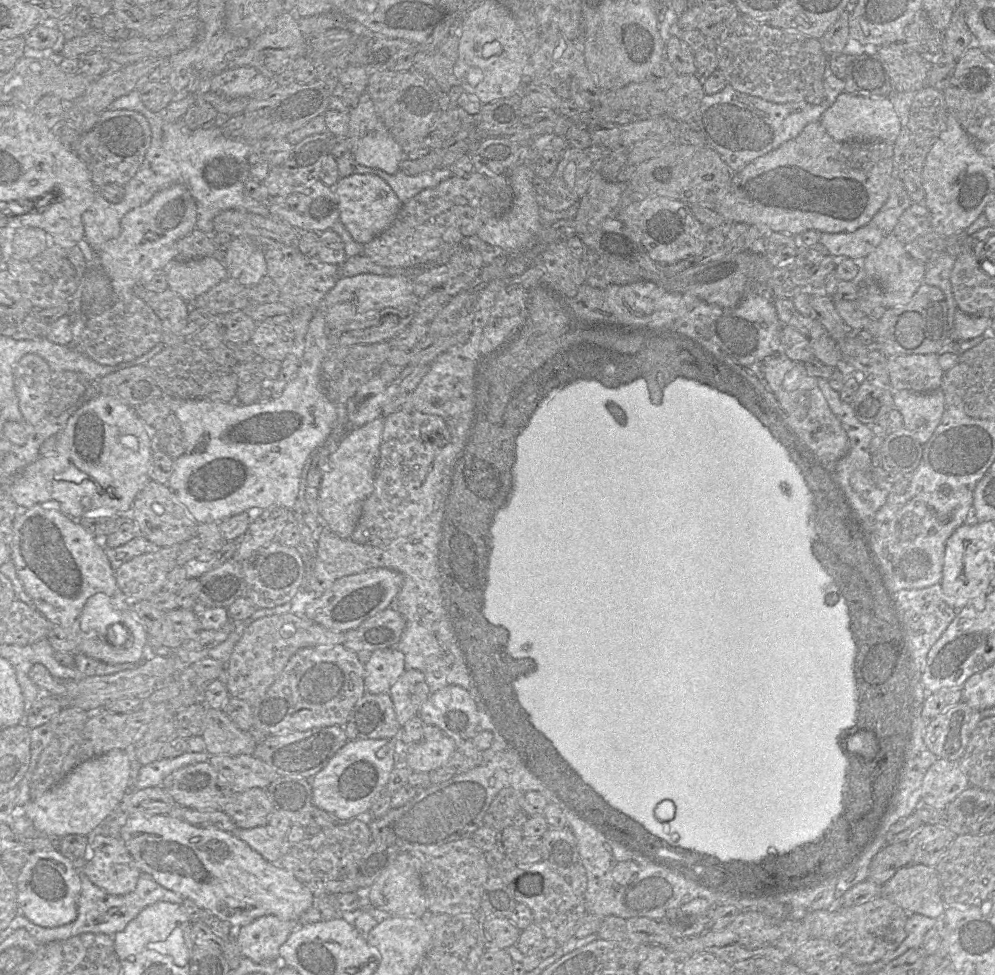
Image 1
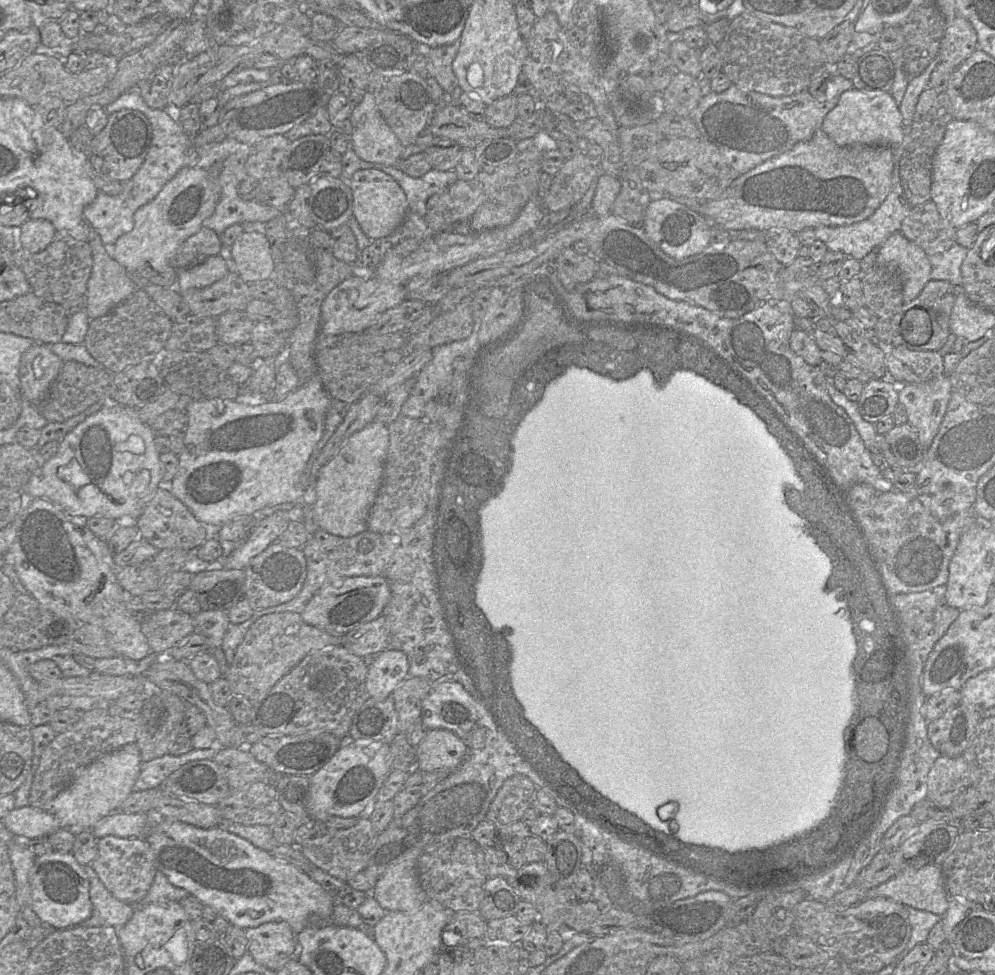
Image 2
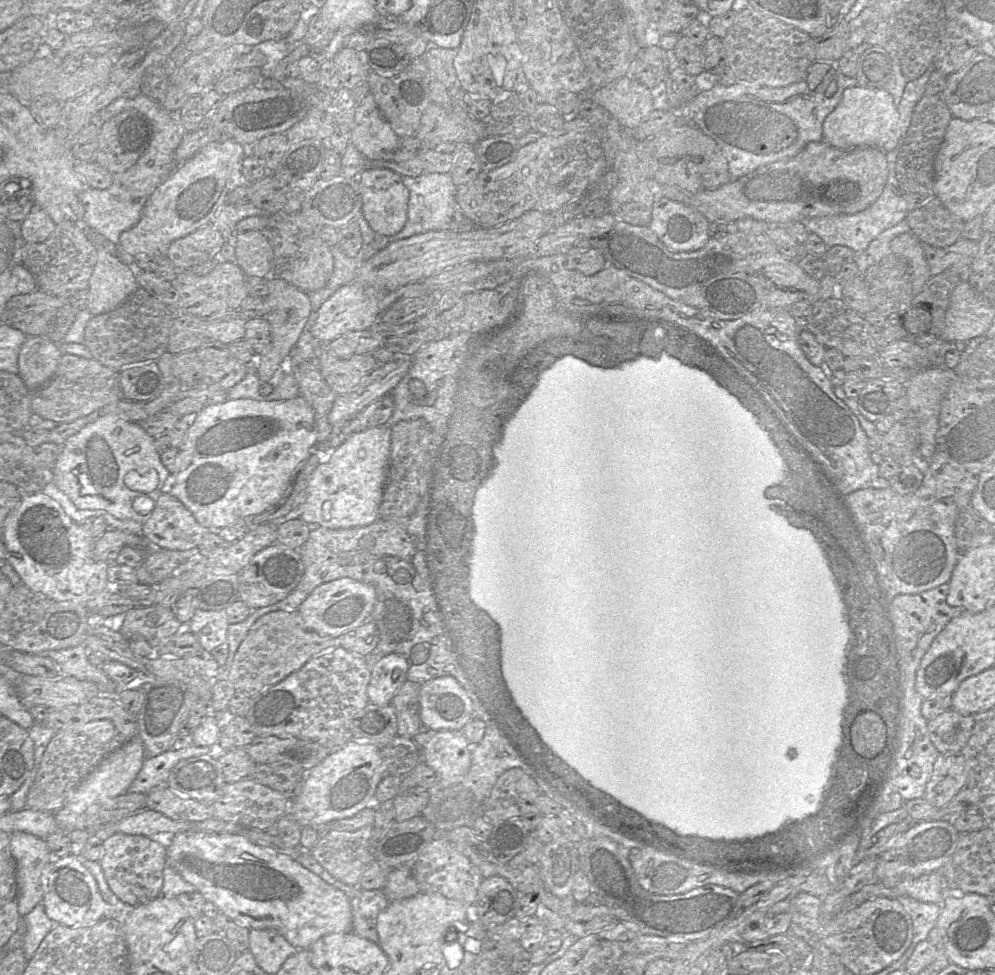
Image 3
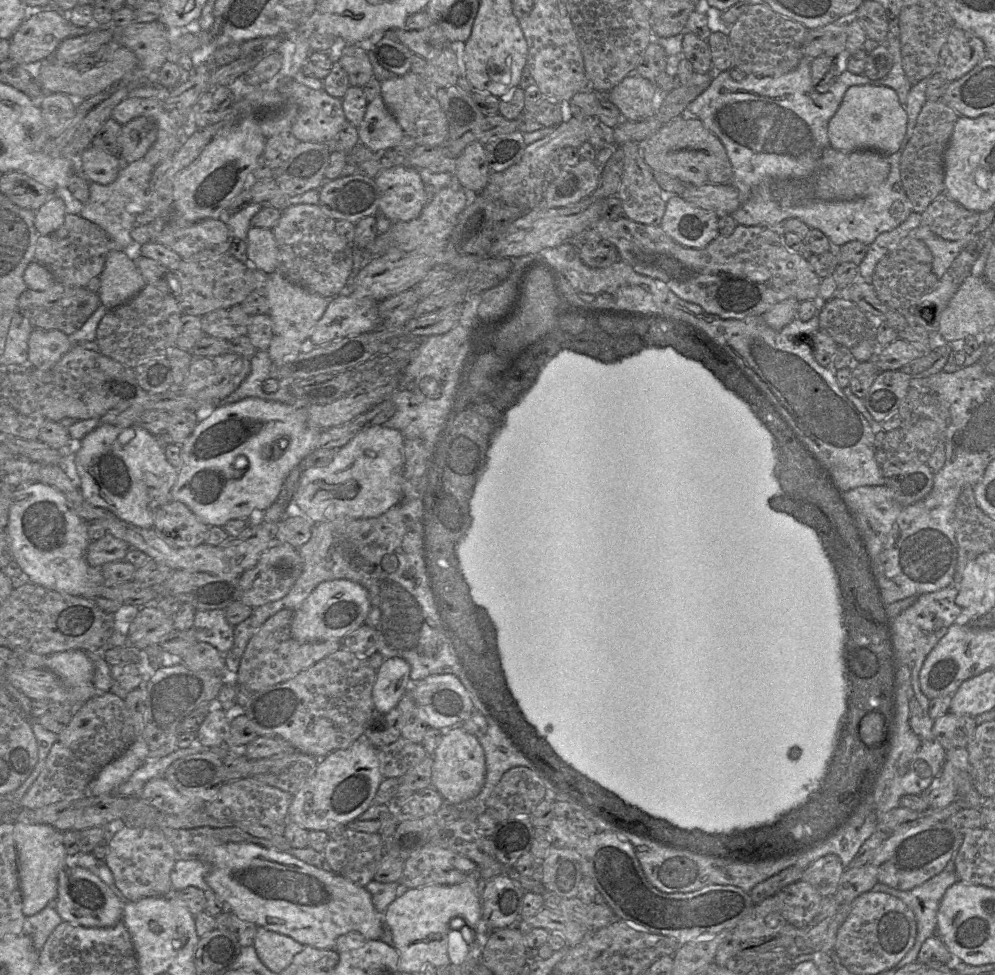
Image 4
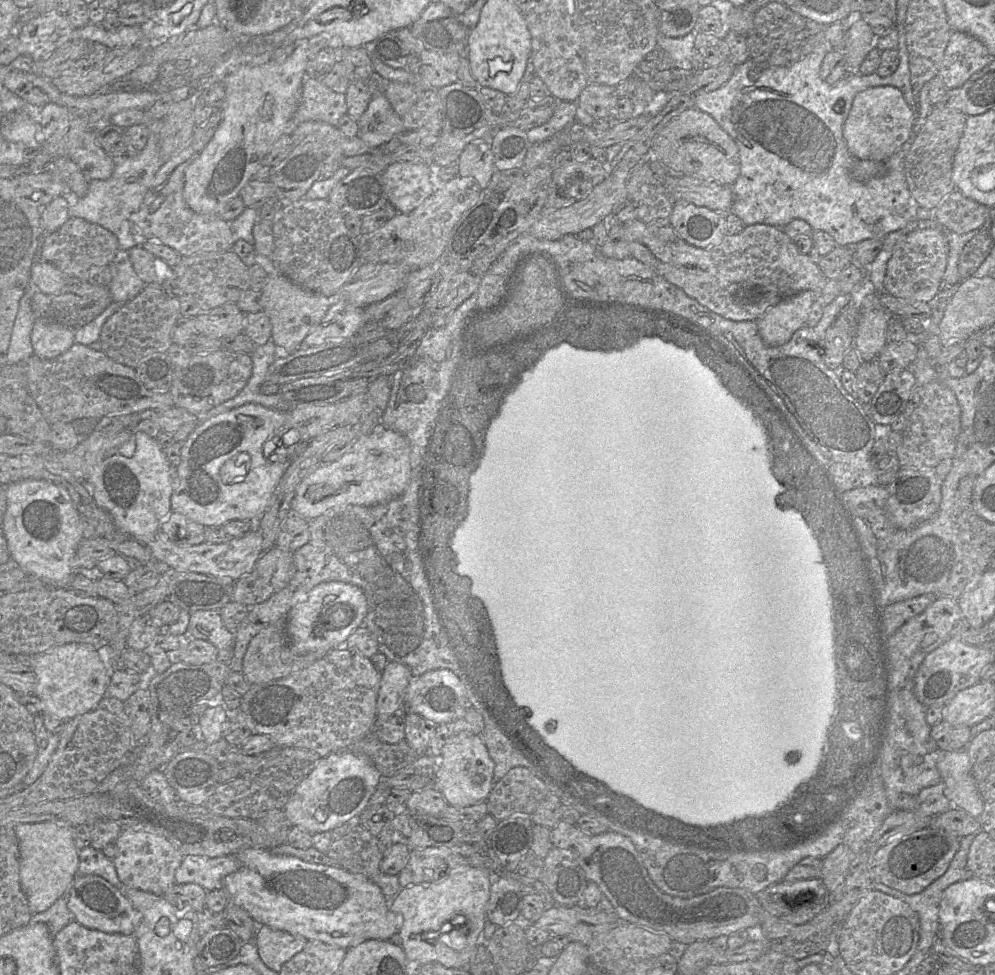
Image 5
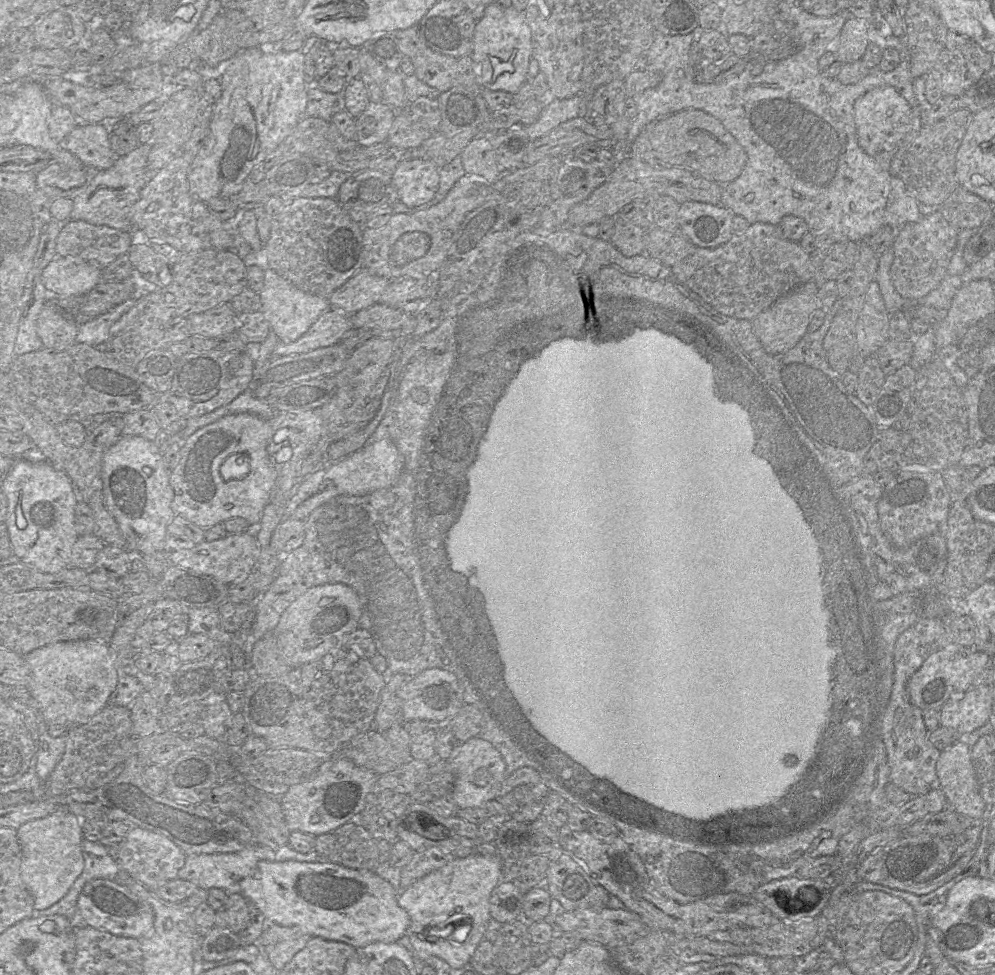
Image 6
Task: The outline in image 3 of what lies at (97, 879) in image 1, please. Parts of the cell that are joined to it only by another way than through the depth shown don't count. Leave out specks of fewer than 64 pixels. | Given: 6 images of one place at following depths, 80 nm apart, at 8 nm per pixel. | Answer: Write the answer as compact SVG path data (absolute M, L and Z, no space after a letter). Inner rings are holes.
M116 832L102 841L103 854L99 864L114 895L129 906L136 906L161 896L166 848L150 837Z

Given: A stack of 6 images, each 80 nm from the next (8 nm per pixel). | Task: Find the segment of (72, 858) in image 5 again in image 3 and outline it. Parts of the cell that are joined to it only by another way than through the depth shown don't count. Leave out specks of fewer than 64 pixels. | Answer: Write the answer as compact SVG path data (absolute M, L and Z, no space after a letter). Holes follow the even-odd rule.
M25 832L11 834L10 852L15 864L17 911L23 917L43 899L42 871L52 857L45 840Z

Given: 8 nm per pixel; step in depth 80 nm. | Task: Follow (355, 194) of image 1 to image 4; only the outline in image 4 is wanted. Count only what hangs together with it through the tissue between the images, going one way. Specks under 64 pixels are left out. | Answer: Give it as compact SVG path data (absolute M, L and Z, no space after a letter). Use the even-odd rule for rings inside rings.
M396 165L374 177L378 188L378 213L391 221L409 221L419 216L428 194L418 169Z

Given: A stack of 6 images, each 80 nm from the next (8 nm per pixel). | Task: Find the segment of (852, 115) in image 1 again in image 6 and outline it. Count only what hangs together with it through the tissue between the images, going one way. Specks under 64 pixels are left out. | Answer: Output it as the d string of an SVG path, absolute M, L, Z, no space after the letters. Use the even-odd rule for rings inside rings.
M881 87L867 91L854 103L854 117L860 147L869 155L896 148L910 130L912 108L893 88Z

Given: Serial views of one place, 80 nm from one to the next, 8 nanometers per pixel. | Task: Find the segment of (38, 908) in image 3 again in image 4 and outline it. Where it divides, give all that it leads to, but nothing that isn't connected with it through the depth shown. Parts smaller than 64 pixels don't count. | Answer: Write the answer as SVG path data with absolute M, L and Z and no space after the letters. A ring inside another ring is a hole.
M54 899L38 913L25 916L23 933L29 935L35 949L40 950L49 935L61 922L63 920L56 910Z

